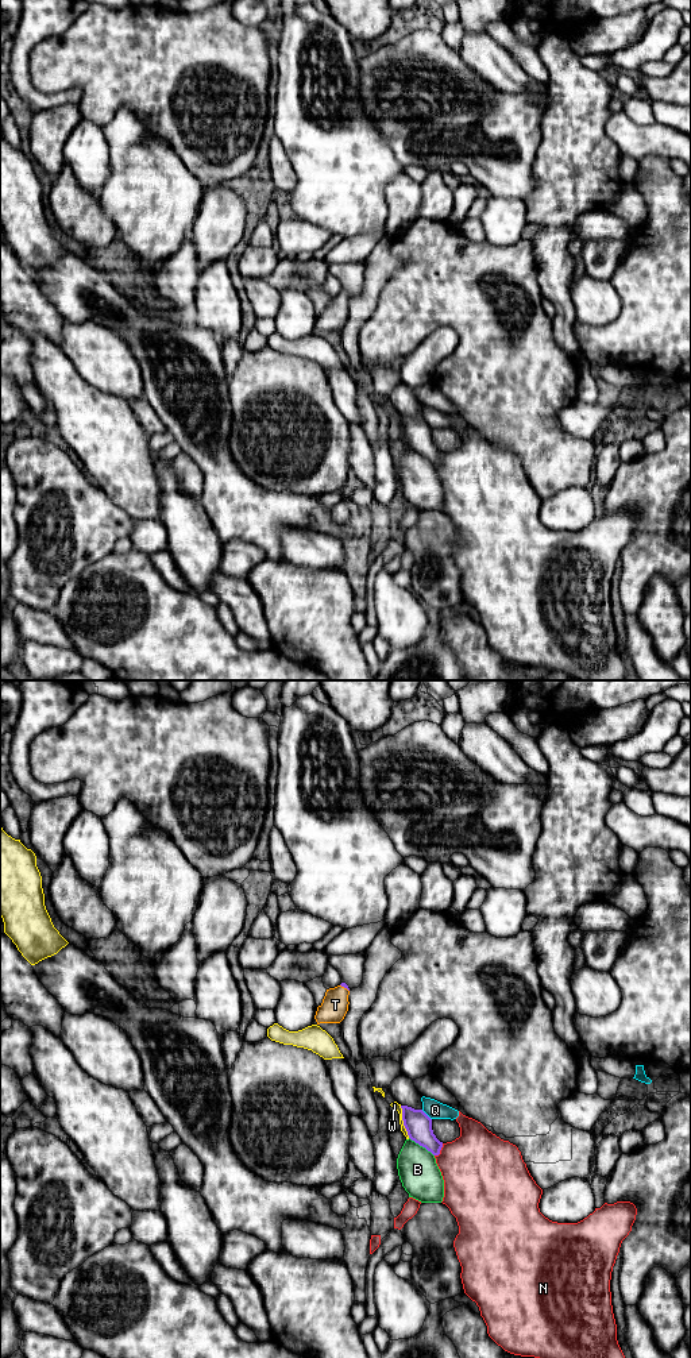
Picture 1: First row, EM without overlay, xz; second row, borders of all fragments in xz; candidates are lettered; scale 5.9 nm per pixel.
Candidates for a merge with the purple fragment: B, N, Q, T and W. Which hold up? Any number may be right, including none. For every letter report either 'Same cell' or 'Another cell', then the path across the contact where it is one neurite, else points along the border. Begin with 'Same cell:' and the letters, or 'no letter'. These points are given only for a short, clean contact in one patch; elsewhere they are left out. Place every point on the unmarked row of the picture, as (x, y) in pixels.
Same cell: T
B: Another cell
N: Another cell
Q: Another cell
T: Same cell. Path across: xz (343, 293), (344, 296), (335, 313)
W: Another cell. Boundary: xz (400, 415), (402, 433), (409, 446)

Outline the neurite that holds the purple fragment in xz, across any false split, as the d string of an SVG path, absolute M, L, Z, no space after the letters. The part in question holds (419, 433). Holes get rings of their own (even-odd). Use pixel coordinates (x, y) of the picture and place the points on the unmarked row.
M401 414L402 429L412 450L425 456L433 464L439 464L443 456L432 439L432 428L422 420L408 414Z

